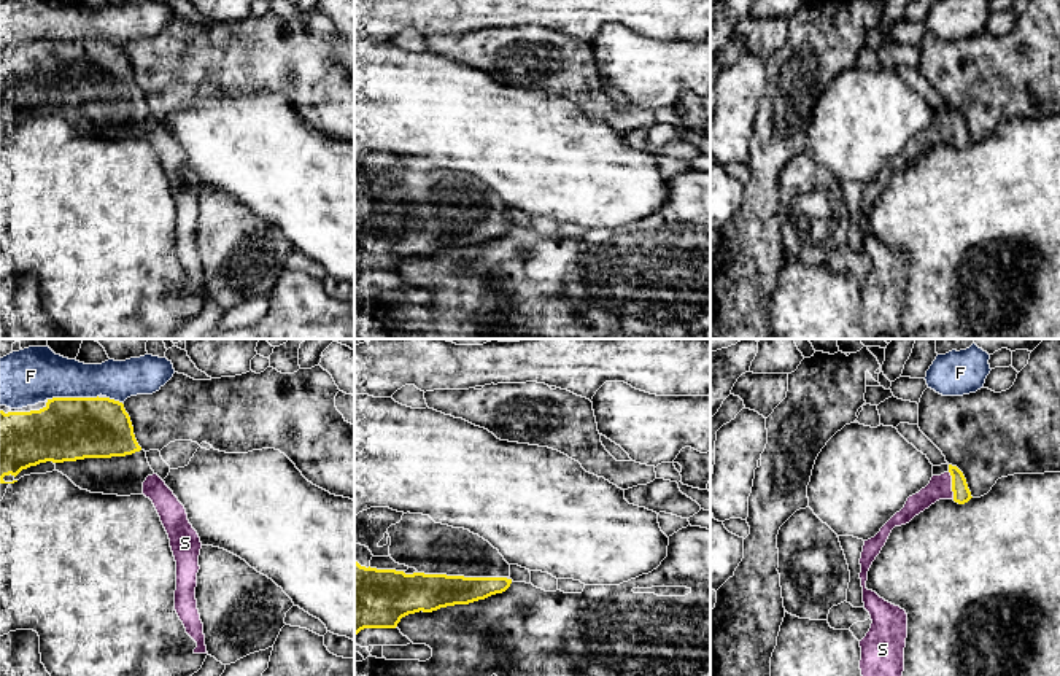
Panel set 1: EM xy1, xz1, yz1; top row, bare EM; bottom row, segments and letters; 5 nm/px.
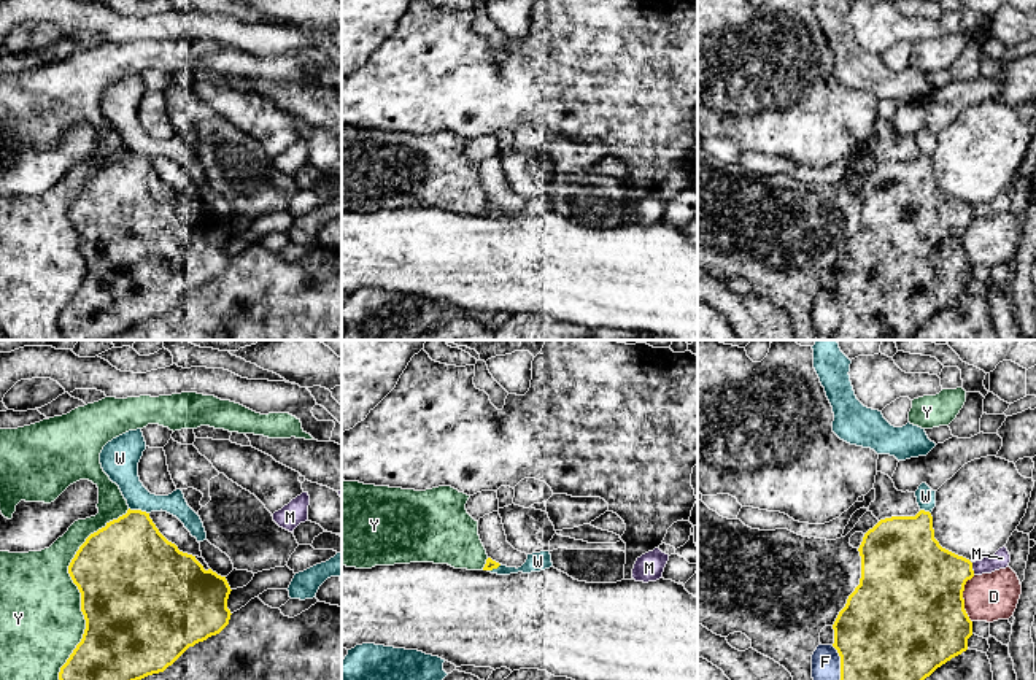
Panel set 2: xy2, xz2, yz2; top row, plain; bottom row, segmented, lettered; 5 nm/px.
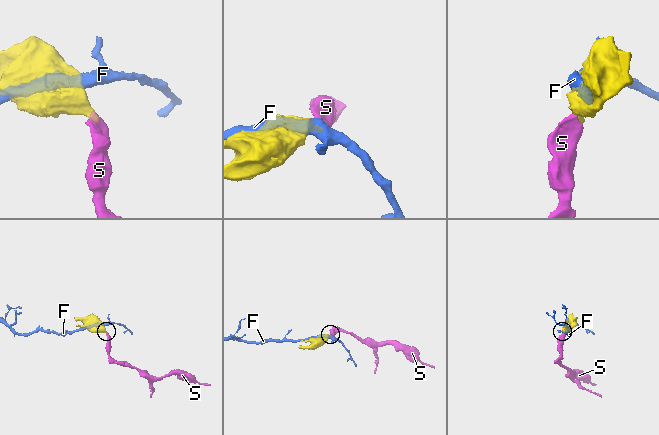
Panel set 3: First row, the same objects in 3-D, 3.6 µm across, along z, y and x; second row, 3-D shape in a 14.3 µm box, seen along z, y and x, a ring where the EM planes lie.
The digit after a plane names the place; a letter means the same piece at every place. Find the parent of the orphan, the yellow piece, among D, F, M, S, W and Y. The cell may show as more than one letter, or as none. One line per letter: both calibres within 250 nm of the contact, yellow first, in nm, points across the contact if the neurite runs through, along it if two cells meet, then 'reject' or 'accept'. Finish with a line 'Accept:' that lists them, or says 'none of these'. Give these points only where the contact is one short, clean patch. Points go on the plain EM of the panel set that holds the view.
D: calibres 500 and 240 nm; reject
F: calibres 320 and 260 nm; reject
M: calibres 400 and 90 nm; reject
S: calibres 90 and 120 nm; way yz1 (962, 137), (952, 129), (940, 131); accept
W: calibres 400 and 180 nm; border xy2 (129, 151), (148, 158); reject
Y: calibres 500 and 420 nm; reject
Accept: S

